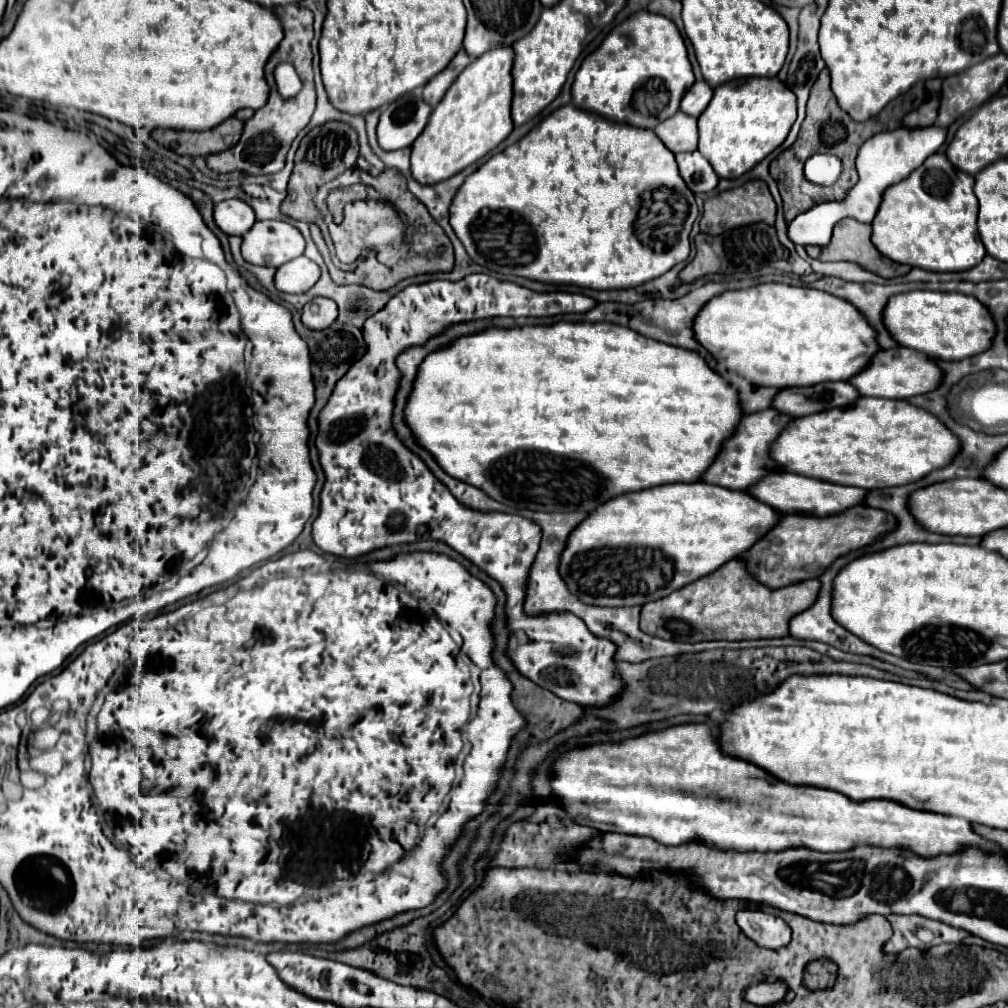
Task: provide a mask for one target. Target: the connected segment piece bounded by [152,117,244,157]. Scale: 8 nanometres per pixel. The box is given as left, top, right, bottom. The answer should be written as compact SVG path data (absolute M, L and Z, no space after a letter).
M230 117L224 123L220 123L214 129L208 131L162 131L156 129L152 135L156 137L158 143L170 147L172 151L176 151L178 155L190 155L190 157L198 157L198 155L214 155L214 153L222 153L230 147L234 147L242 135L244 129L244 121Z

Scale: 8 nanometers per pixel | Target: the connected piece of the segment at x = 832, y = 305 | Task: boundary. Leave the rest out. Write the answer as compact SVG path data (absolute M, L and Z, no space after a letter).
M764 283L764 285L756 285L750 289L740 289L740 291L726 291L718 297L714 297L710 303L706 303L702 307L702 311L698 313L696 321L694 321L694 333L696 339L716 357L718 365L726 367L728 371L734 371L736 375L748 379L754 385L764 385L764 387L810 387L810 385L818 385L824 381L850 381L850 377L858 375L860 371L864 371L866 363L870 363L870 359L878 353L880 345L878 345L878 333L874 327L870 327L870 323L866 323L866 315L862 315L862 311L858 311L852 303L846 303L844 299L838 299L836 295L830 295L826 291L818 291L818 289L808 289L808 287L792 287L792 285L784 285L784 283Z

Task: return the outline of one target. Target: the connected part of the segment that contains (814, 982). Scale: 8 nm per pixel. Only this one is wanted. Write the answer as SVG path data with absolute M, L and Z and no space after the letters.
M814 961L804 973L804 983L808 985L808 989L824 989L834 985L834 975L836 967L832 961Z

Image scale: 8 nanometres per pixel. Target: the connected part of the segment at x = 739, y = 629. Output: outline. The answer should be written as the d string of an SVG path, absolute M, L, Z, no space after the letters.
M742 559L728 561L724 567L712 575L700 577L698 581L662 597L658 601L646 603L640 615L640 629L648 635L672 641L712 641L712 639L774 639L790 635L790 619L806 609L810 609L818 597L820 581L810 579L782 589L770 589L758 583L752 575L746 575Z

